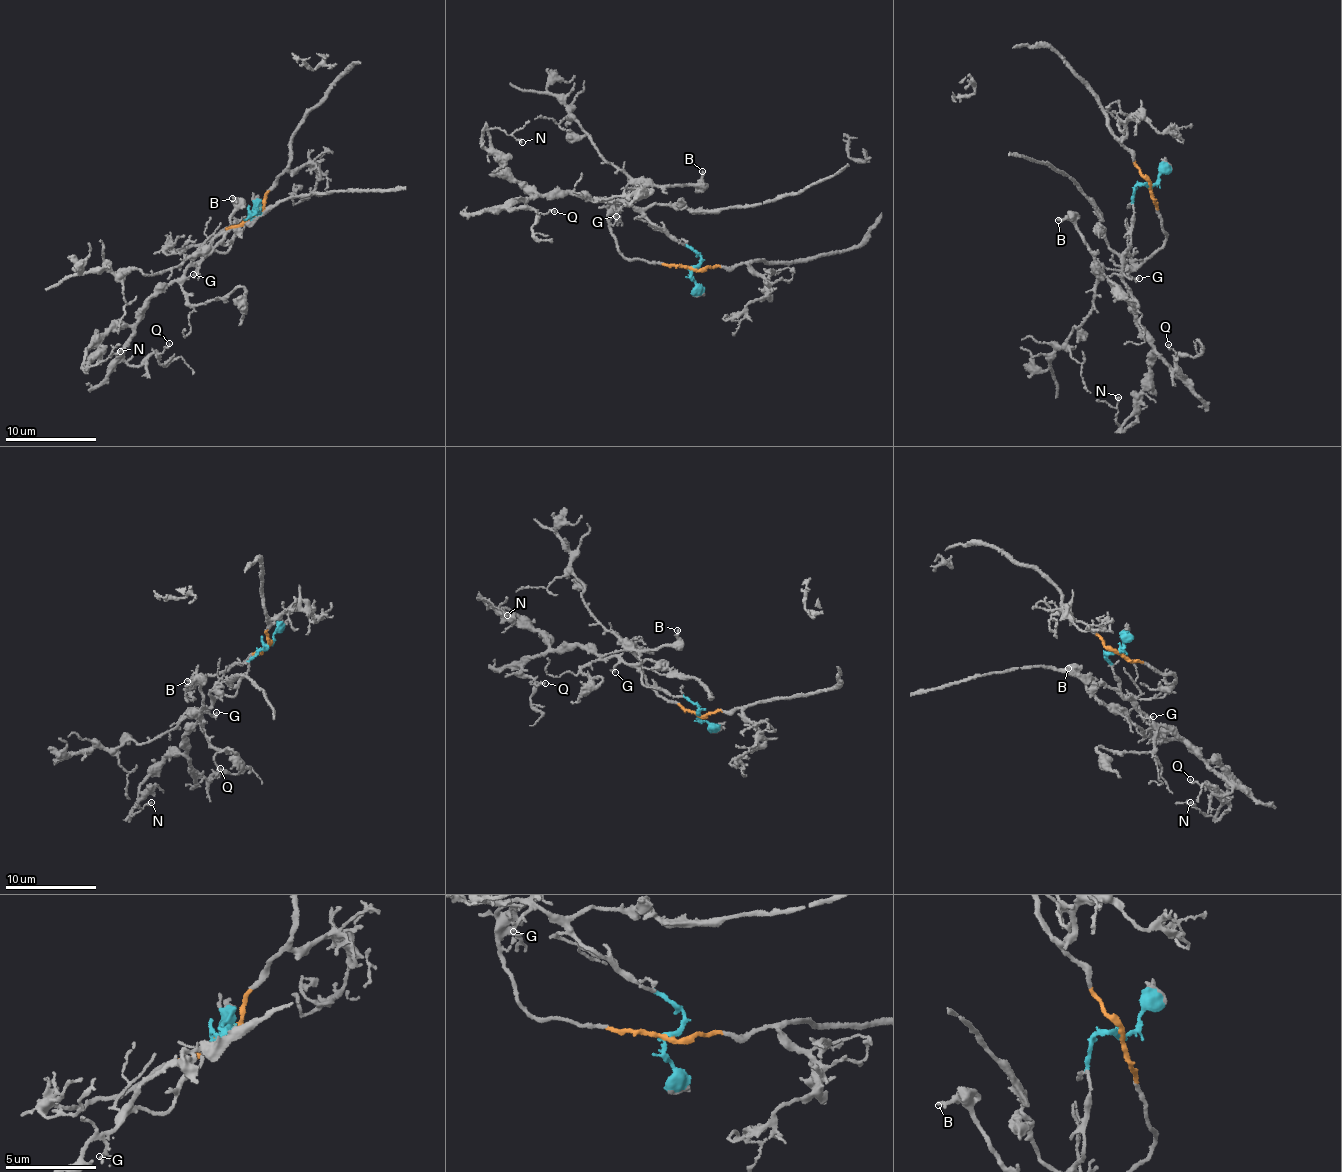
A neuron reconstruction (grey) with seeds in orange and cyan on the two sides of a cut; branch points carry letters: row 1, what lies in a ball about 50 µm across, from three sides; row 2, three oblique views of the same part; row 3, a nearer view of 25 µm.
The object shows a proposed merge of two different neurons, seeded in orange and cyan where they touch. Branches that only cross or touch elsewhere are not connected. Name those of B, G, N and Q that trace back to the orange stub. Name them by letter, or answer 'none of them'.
none of them

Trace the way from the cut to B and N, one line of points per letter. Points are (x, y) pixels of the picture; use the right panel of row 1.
B: (1147, 186), (1136, 186), (1132, 239), (1120, 273), (1096, 279), (1093, 260), (1075, 224), (1057, 220)
N: (1147, 186), (1136, 186), (1130, 246), (1121, 270), (1153, 355), (1135, 412), (1122, 424), (1114, 420), (1117, 396)

